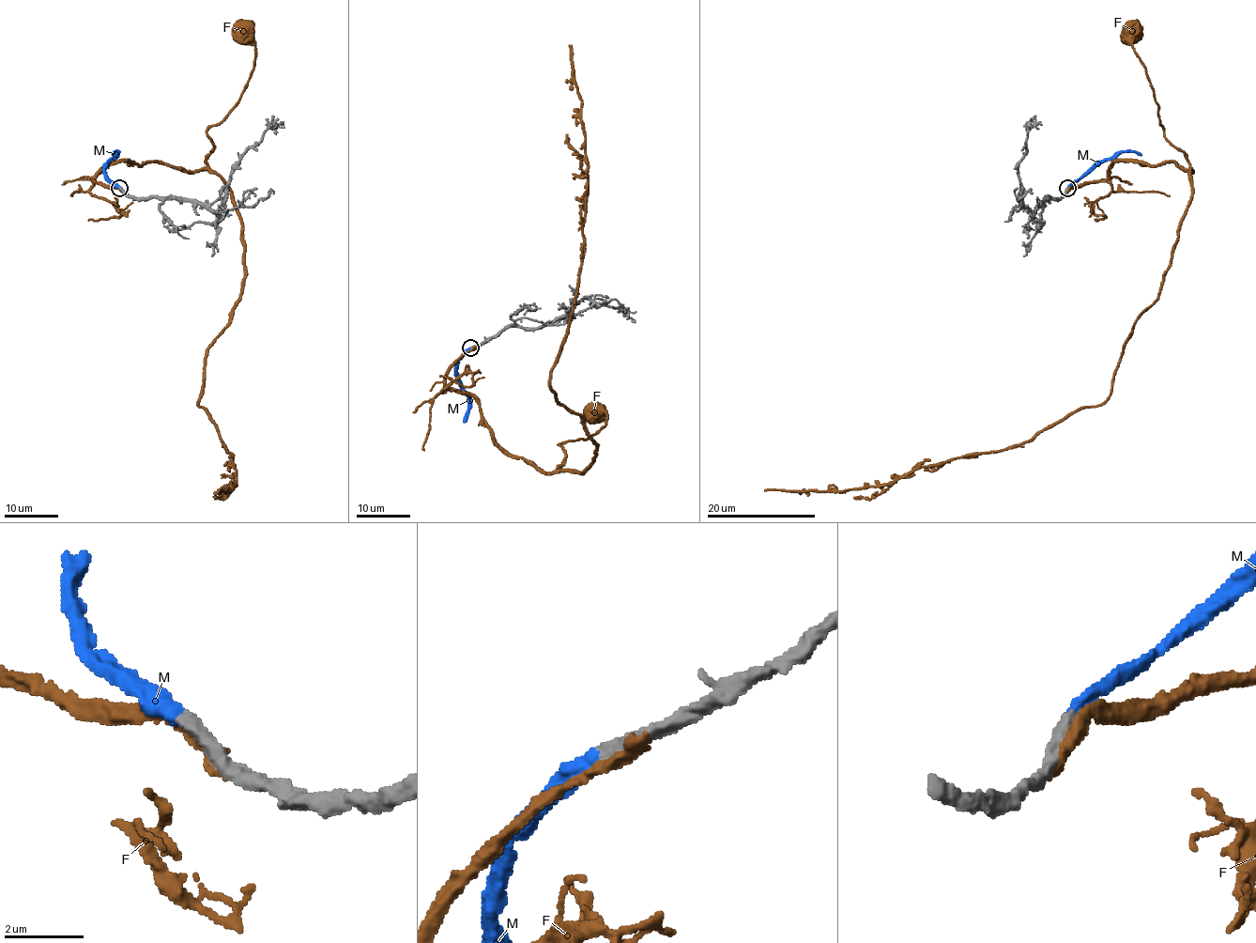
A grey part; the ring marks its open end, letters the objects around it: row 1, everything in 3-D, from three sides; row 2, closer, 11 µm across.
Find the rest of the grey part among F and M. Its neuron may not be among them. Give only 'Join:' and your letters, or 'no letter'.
Join: M

